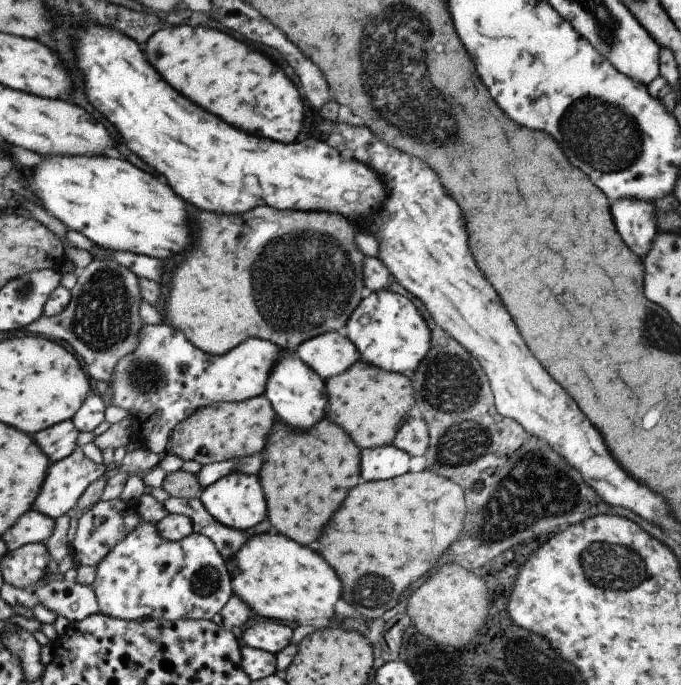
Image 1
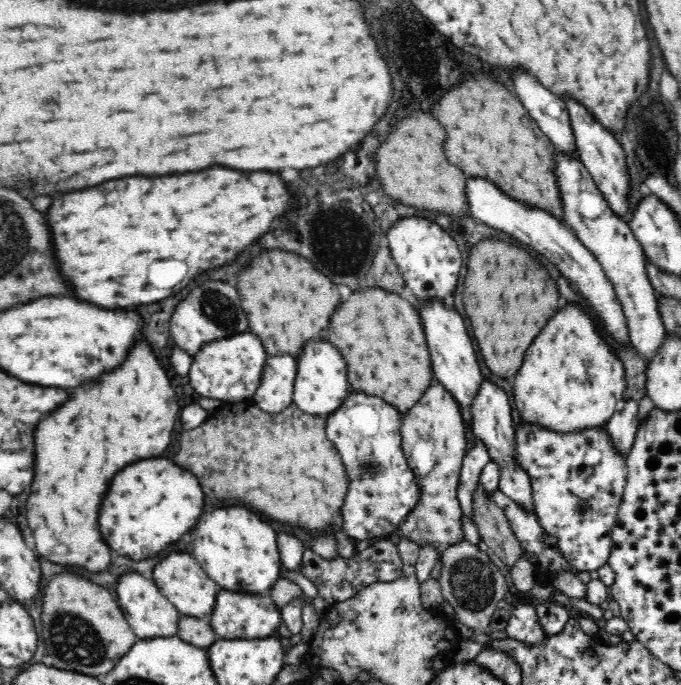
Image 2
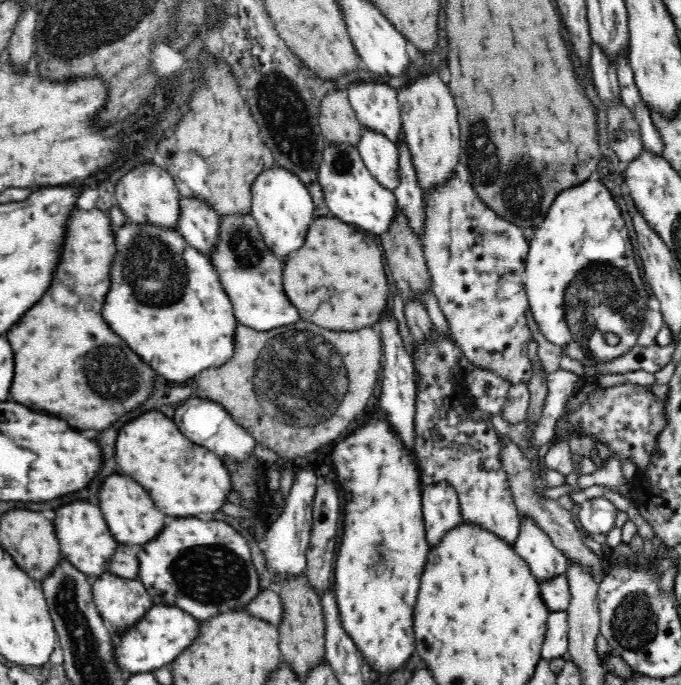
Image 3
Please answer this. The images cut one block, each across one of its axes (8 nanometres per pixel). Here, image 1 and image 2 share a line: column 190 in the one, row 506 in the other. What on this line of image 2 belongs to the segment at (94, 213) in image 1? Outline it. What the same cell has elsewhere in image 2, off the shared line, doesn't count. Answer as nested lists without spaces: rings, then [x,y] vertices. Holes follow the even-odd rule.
[[[231,504],[230,510],[228,507],[216,508],[202,514],[202,520],[198,520],[196,528],[192,530],[194,558],[209,578],[224,591],[268,596],[272,586],[282,578],[283,564],[277,547],[278,532],[252,514],[252,510],[236,506]]]

